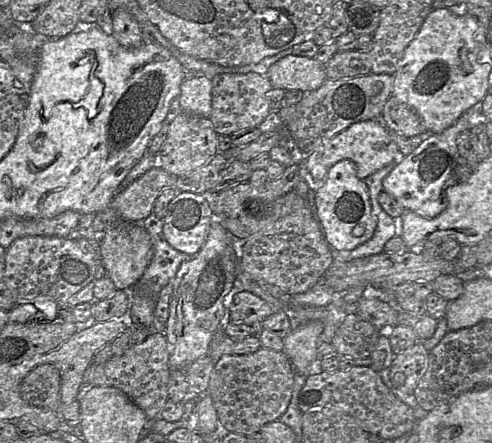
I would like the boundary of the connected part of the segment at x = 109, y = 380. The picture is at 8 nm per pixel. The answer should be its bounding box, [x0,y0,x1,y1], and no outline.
[83,332,170,421]

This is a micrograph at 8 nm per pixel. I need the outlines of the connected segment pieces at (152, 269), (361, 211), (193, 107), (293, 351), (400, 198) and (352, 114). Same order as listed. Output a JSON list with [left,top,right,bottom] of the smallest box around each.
[[137,214,194,297],[314,160,377,251],[178,76,211,118],[283,321,323,376],[383,112,470,218],[277,74,393,155]]

